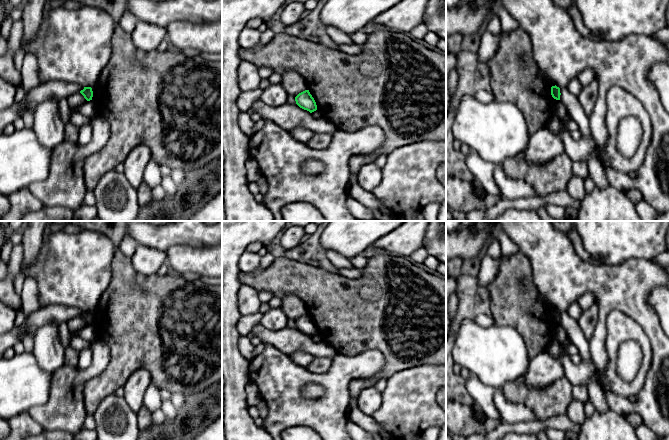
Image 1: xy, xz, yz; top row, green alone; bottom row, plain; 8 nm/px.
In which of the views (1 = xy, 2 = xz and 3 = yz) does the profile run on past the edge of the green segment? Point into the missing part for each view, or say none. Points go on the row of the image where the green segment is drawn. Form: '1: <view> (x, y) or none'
1: none
2: none
3: none

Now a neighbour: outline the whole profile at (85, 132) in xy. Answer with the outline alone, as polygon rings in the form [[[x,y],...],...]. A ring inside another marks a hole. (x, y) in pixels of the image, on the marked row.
[[[91,121],[84,125],[79,127],[79,138],[78,138],[78,142],[81,145],[86,145],[90,142],[92,137],[92,124]]]

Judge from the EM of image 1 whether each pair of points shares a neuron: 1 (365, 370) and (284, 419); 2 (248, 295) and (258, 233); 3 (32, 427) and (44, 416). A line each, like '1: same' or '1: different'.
1: same
2: different
3: different

